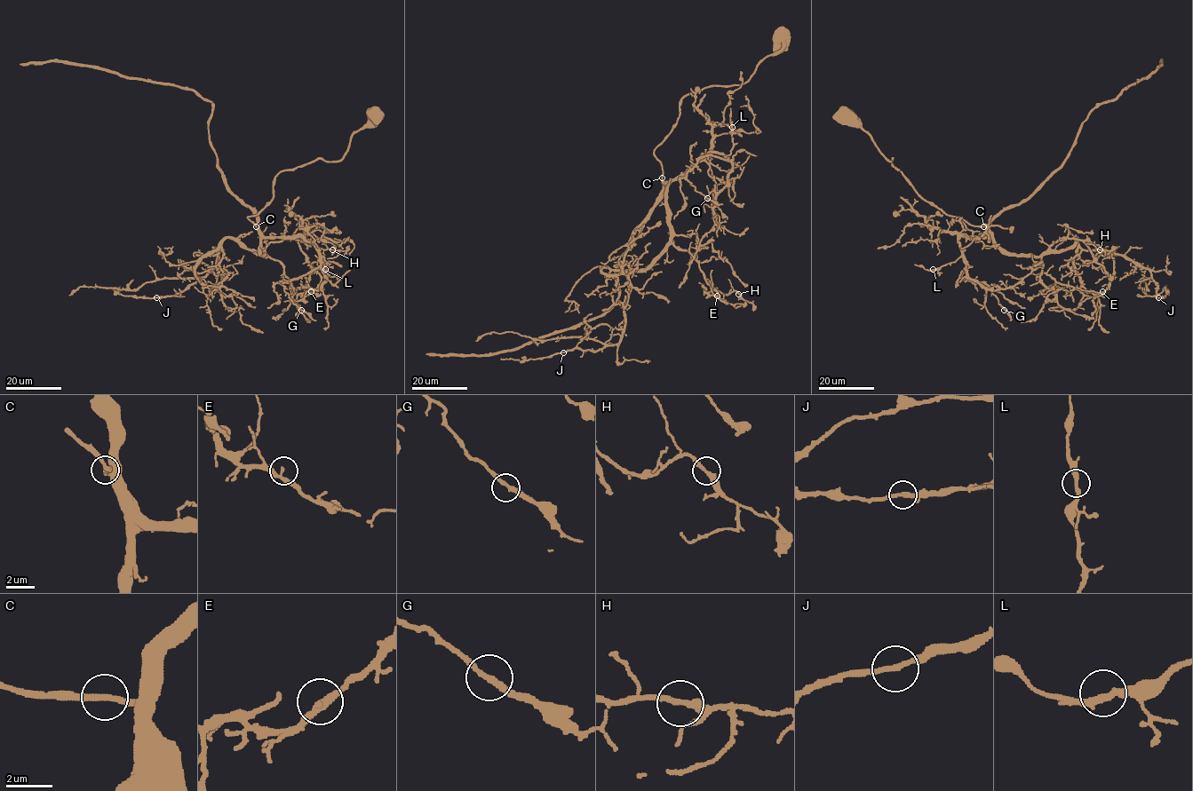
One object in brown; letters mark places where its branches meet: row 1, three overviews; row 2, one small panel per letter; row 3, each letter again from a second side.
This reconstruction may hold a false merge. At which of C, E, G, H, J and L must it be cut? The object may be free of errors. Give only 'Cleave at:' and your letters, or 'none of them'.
Cleave at: none of them

